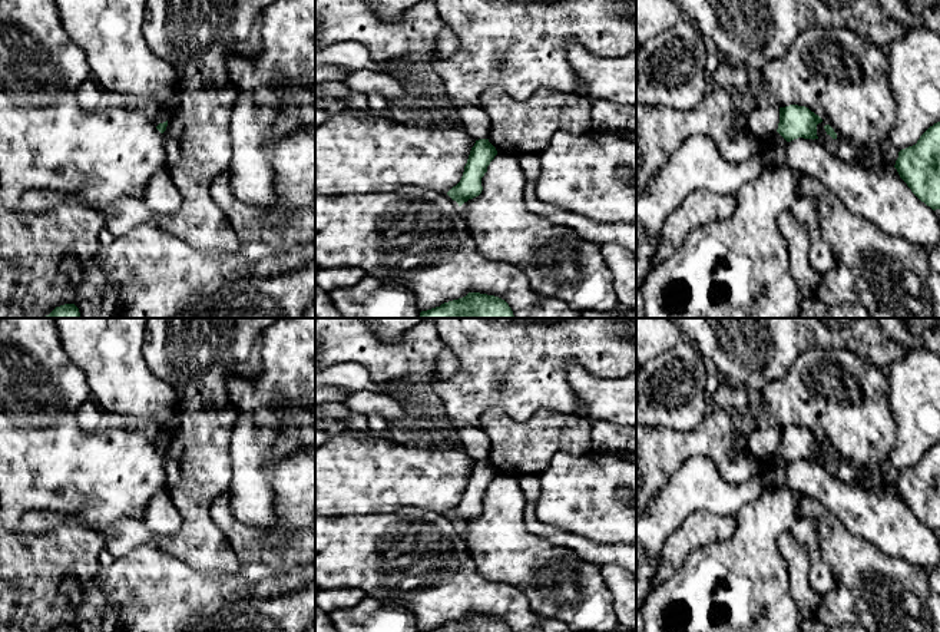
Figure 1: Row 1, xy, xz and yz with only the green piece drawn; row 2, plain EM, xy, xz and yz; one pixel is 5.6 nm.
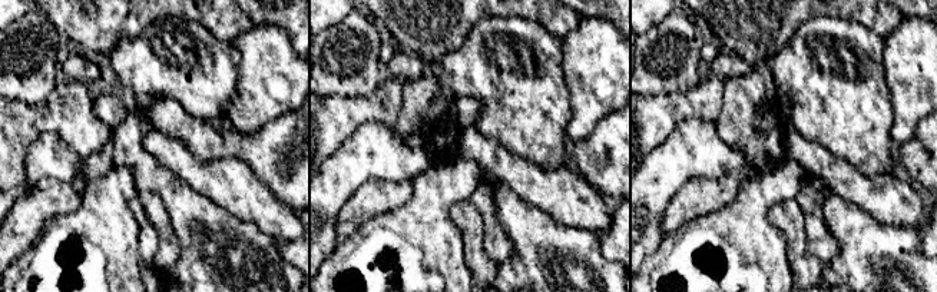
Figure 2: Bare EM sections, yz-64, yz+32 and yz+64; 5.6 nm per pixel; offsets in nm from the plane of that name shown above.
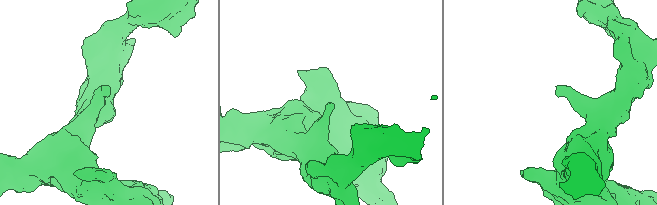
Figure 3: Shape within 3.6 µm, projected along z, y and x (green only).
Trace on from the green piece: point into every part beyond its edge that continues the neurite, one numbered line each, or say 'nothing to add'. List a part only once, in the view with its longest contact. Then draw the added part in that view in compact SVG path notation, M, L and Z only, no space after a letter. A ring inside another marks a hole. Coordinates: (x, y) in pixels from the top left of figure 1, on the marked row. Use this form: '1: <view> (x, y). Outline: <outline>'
nothing to add

